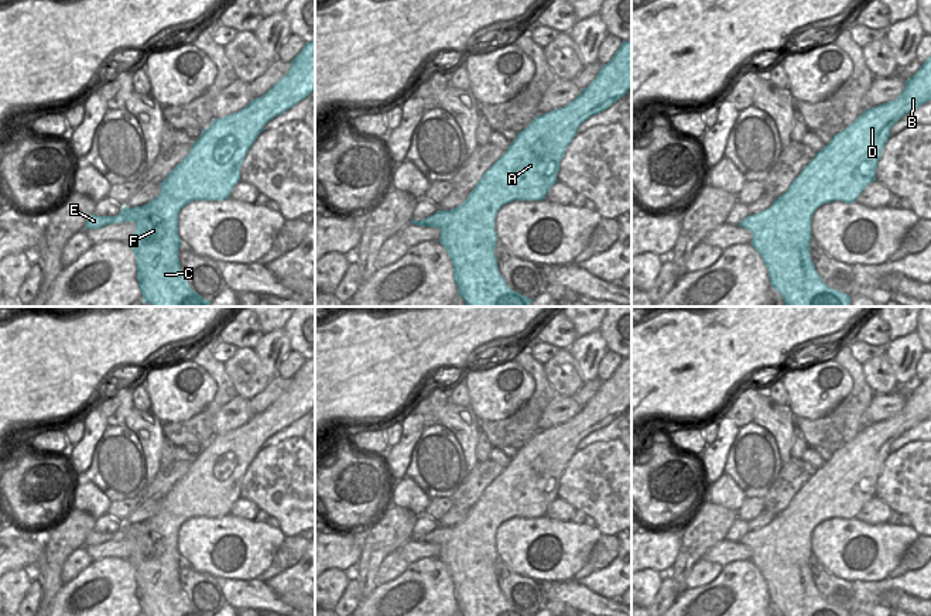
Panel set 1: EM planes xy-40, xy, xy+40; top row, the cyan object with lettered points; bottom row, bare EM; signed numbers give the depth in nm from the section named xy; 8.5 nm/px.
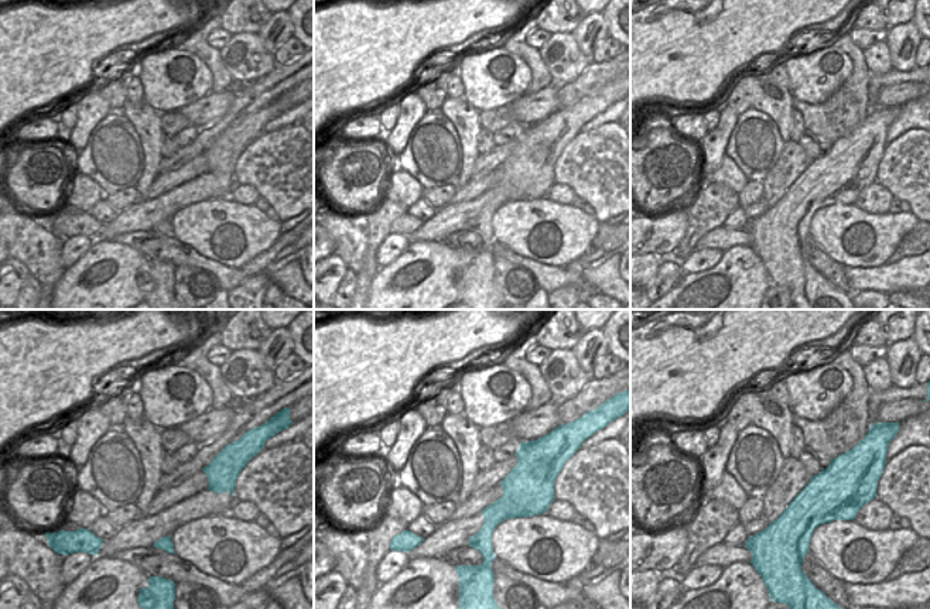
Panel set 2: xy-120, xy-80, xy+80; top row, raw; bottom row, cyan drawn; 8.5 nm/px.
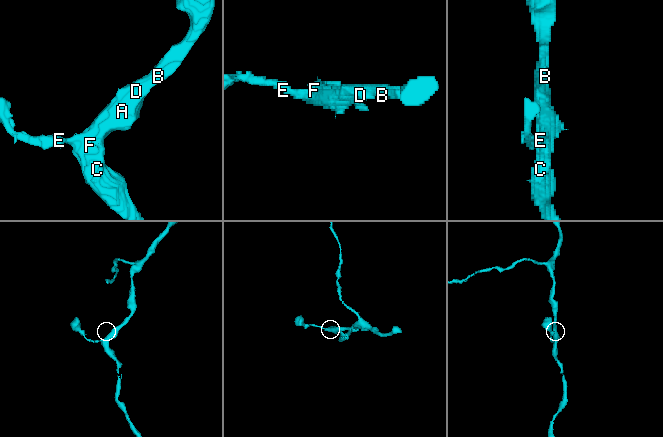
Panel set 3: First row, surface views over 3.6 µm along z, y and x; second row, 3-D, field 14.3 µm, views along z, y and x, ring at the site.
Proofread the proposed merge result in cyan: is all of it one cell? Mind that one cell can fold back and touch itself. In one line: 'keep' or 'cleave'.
keep

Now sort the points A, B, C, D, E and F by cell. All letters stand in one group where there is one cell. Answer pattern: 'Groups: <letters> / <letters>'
Groups: A B C D E F.

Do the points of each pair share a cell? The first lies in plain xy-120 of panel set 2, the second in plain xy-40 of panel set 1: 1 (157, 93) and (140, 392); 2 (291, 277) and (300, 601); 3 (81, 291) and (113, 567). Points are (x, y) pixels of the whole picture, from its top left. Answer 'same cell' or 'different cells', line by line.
1: different cells
2: same cell
3: same cell

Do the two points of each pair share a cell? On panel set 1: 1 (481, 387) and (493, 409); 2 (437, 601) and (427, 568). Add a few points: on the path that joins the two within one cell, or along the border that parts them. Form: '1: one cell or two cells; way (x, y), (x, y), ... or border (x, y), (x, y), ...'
1: one cell; way (486, 393), (493, 403)
2: one cell; way (428, 592), (427, 577)

